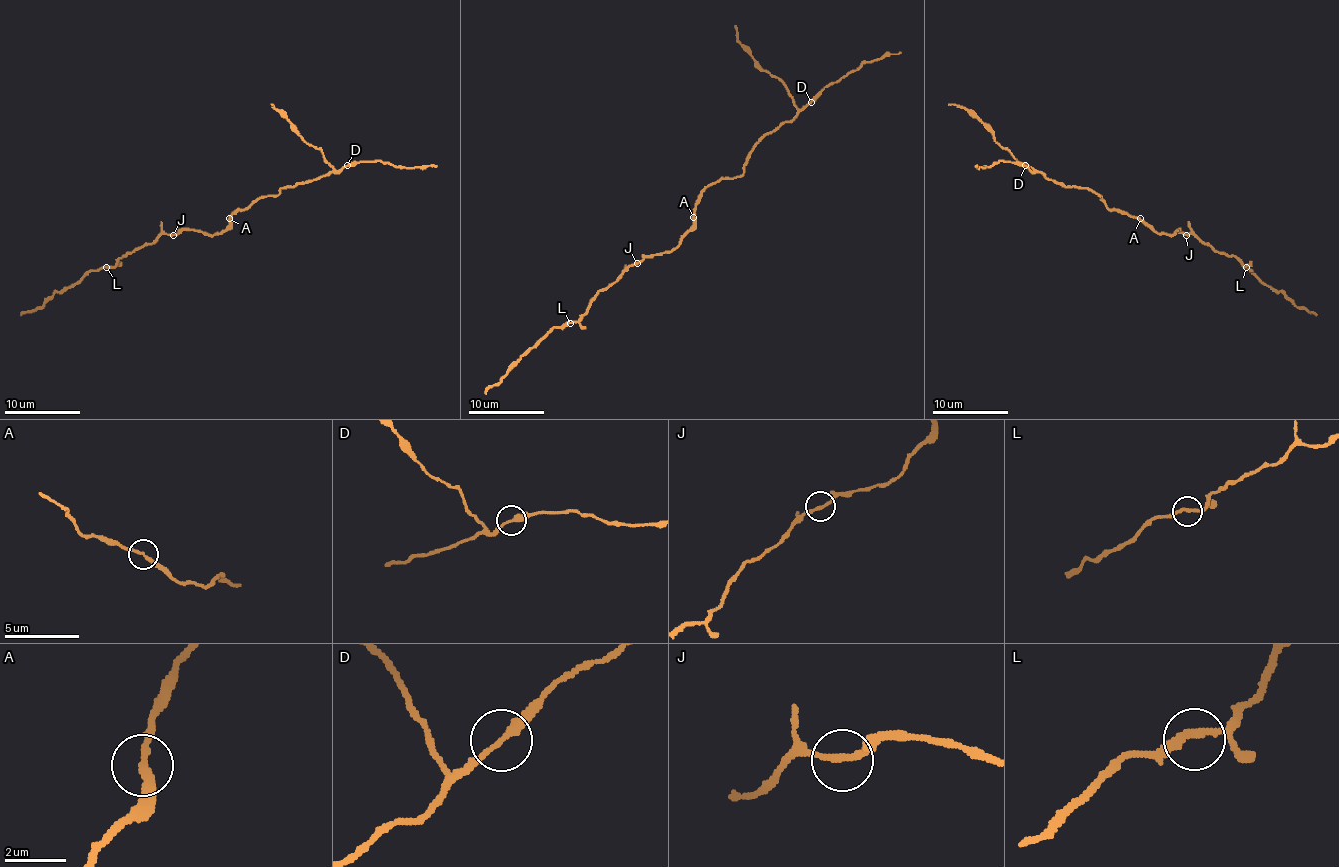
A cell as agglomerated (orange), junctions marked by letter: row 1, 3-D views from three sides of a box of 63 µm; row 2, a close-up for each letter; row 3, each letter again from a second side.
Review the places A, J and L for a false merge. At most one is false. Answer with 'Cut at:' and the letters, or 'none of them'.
Cut at: none of them

